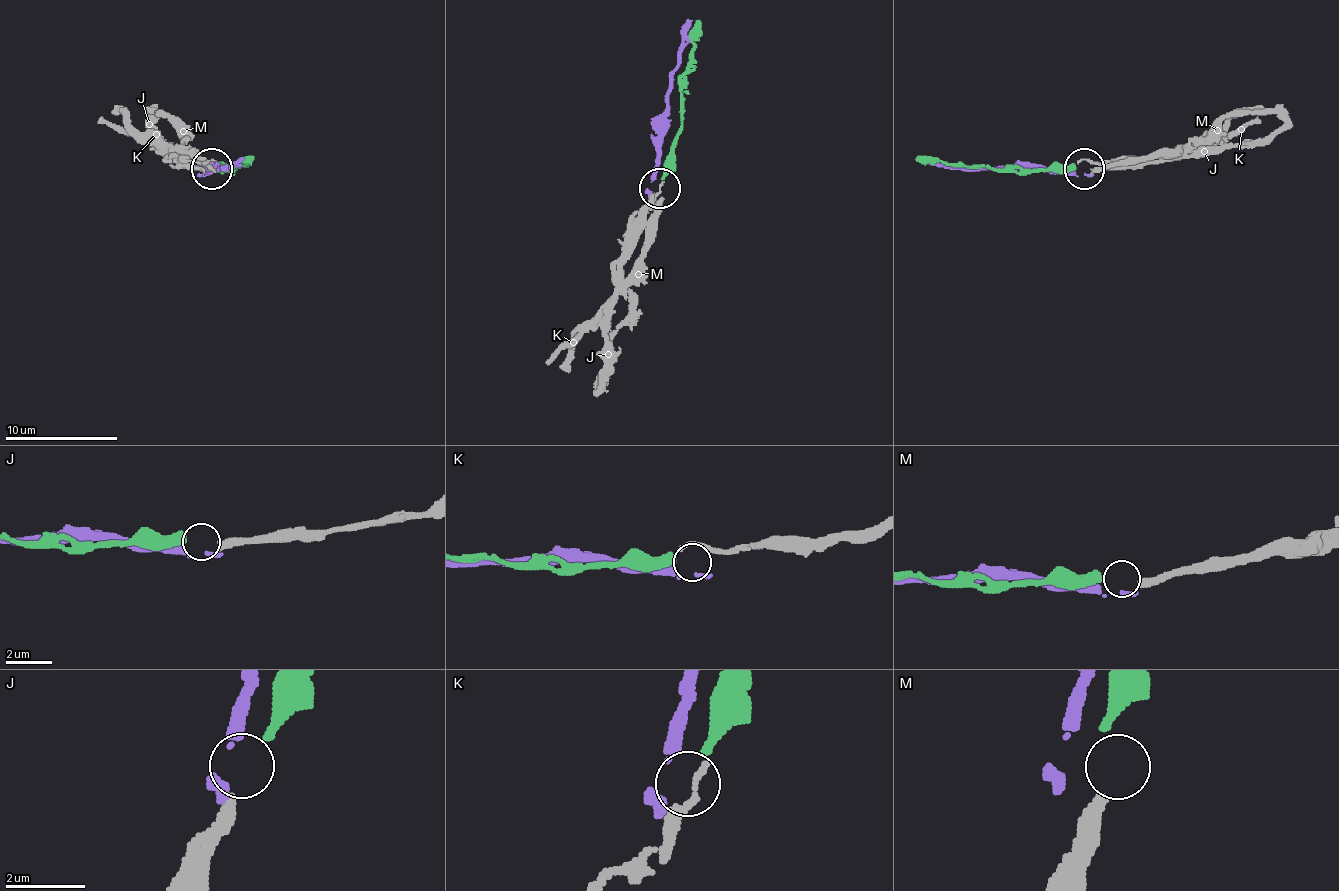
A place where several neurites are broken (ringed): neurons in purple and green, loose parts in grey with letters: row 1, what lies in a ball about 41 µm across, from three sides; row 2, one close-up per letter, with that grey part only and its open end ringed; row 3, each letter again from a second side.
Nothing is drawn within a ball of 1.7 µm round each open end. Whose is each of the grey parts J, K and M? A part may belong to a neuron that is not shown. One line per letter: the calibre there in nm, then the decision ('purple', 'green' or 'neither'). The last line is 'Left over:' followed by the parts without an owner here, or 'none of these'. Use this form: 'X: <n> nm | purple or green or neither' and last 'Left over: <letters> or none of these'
J: 240 nm | neither
K: 220 nm | green
M: 320 nm | neither
Left over: J, M

